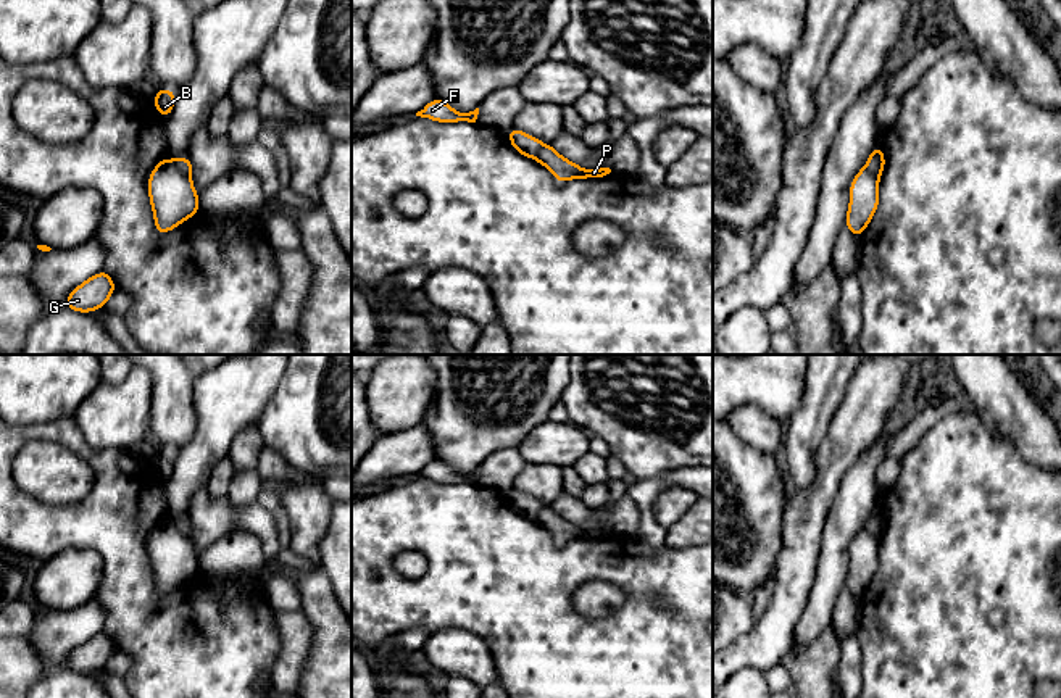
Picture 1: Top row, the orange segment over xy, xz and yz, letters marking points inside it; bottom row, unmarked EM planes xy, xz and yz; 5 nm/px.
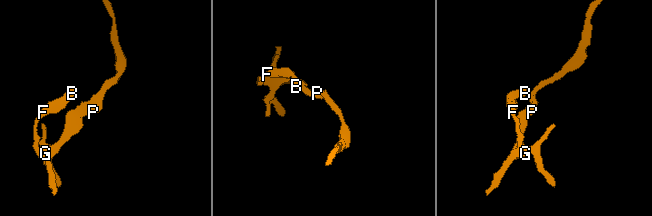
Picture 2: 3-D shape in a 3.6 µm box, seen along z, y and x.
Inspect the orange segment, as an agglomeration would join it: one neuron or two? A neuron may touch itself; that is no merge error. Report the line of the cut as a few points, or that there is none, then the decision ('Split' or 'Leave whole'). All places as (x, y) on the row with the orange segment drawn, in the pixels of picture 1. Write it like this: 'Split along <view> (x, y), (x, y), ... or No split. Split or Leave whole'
Split along xy (171, 160), (189, 178). Split

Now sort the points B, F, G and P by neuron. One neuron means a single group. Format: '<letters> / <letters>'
B F G / P

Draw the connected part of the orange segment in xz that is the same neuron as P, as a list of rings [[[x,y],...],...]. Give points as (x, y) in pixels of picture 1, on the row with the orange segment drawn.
[[[545,145],[537,153],[535,160],[553,172],[558,182],[566,182],[571,179],[593,179],[603,177],[611,172],[610,168],[600,169],[582,169],[579,164],[561,156],[551,145]]]

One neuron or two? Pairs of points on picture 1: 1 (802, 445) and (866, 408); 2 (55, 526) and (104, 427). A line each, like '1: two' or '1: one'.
1: two
2: two

